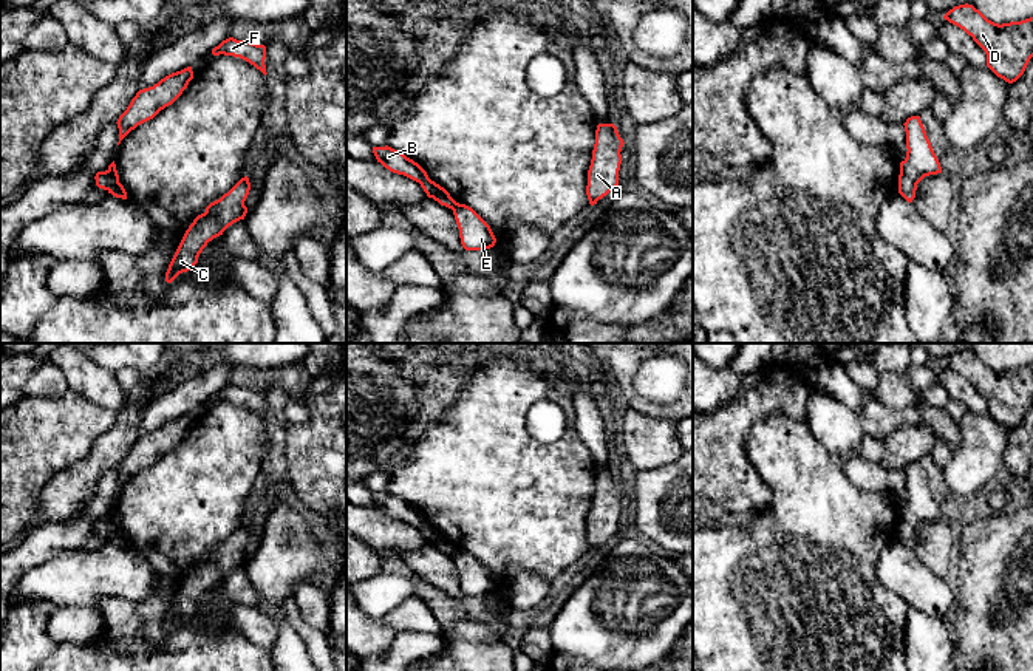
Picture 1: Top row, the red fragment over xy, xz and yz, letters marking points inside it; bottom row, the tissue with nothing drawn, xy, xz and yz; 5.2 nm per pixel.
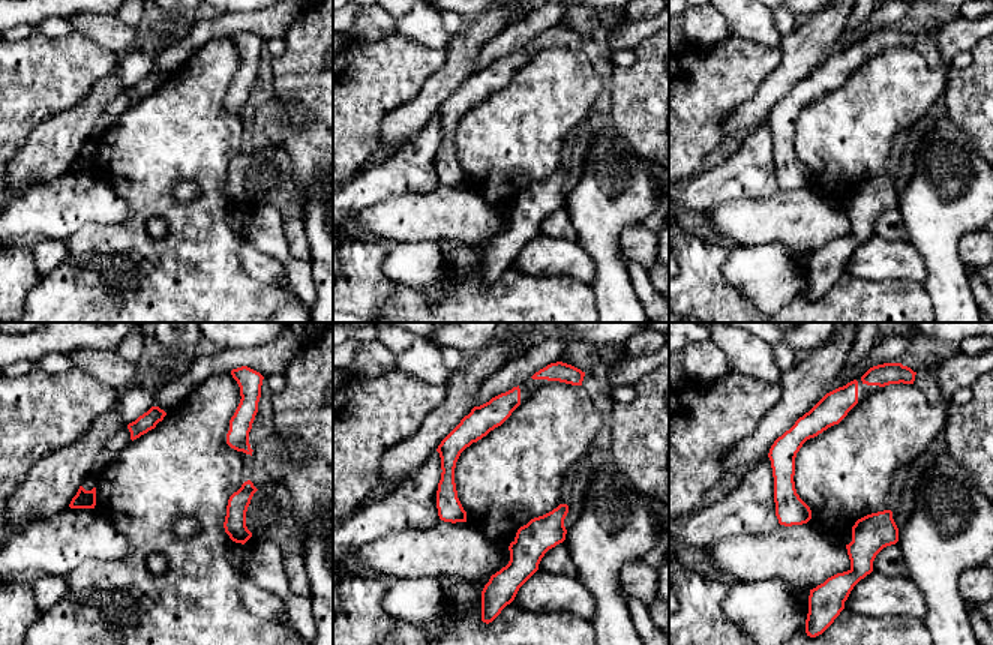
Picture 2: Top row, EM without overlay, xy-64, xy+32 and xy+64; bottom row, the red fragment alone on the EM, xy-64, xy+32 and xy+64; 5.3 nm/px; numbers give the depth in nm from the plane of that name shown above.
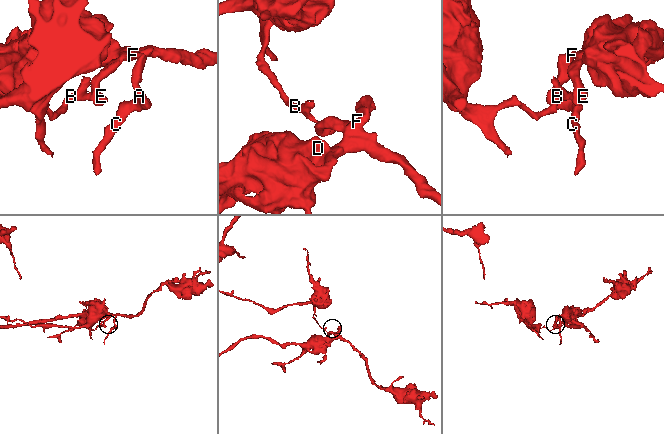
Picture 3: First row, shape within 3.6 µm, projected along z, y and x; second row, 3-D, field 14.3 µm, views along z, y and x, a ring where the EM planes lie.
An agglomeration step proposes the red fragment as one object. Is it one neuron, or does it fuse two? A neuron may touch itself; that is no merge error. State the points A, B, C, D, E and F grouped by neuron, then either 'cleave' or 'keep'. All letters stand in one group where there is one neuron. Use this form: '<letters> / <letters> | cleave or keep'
A C D E F / B | cleave

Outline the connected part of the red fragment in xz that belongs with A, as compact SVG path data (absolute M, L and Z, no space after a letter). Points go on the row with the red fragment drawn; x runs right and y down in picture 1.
M614 124L597 125L586 186L586 195L591 206L617 189L623 144Z

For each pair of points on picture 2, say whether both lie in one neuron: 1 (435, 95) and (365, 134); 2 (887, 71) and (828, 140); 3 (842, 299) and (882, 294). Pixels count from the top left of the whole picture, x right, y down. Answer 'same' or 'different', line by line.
1: different
2: same
3: same

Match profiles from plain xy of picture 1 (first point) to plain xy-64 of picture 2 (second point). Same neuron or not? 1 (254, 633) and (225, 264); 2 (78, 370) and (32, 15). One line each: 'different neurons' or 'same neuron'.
1: different neurons
2: different neurons

